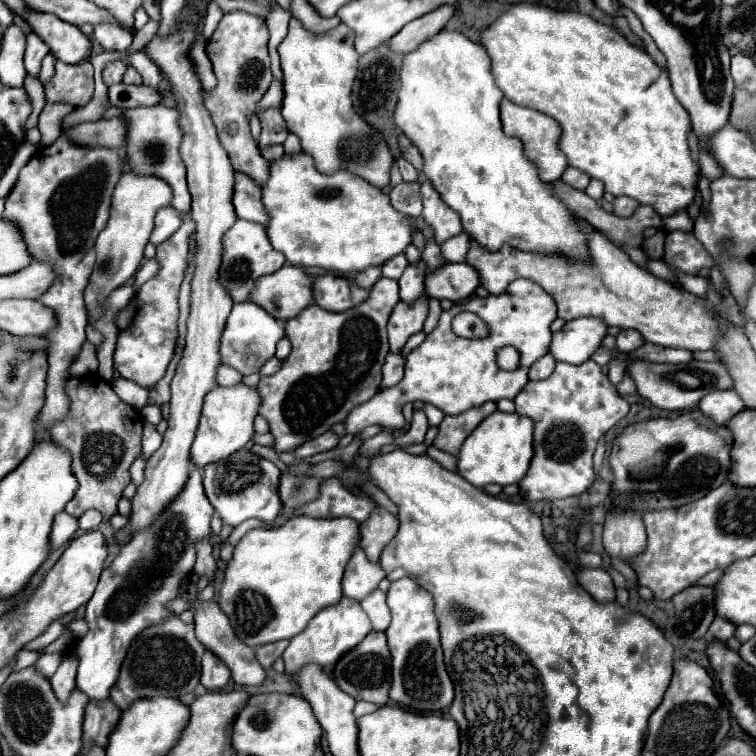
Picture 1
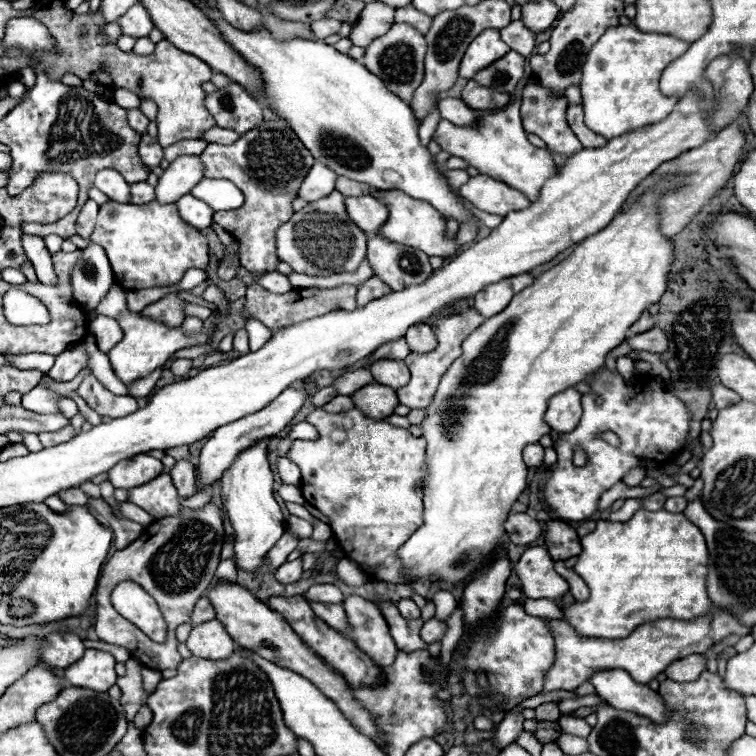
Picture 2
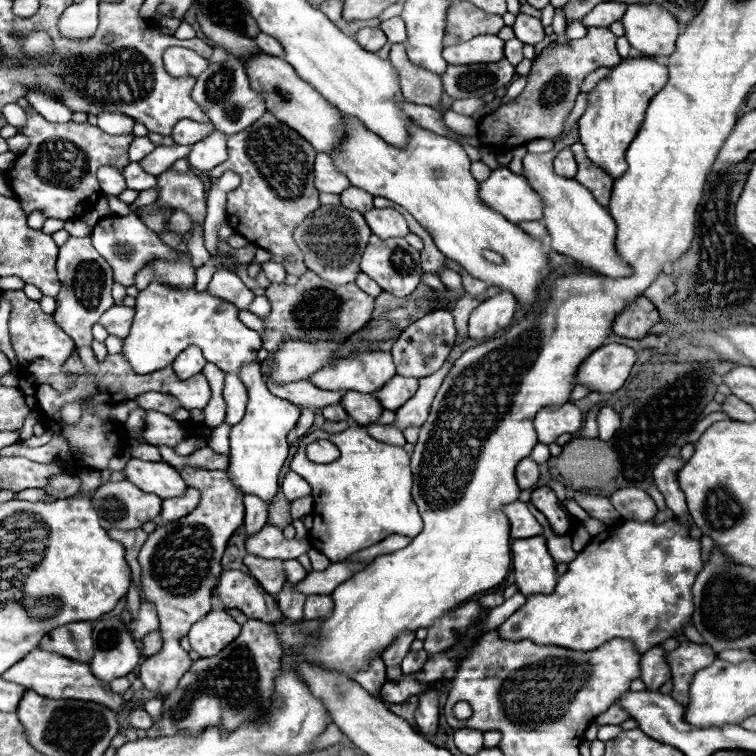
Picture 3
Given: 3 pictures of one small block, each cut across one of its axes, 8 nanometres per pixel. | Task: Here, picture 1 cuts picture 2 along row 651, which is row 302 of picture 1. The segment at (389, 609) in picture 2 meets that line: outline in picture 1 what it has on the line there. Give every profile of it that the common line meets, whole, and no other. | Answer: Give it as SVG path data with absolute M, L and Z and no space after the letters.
M424 262L416 264L416 266L408 266L404 270L404 274L398 280L400 286L400 300L404 304L414 304L420 298L428 298L426 290L424 290L424 278L426 278L426 270L424 270Z

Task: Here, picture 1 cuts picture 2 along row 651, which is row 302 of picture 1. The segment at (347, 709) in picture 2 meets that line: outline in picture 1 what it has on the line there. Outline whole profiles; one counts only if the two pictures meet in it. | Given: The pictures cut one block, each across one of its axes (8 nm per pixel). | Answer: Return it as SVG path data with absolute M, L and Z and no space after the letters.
M282 266L278 272L260 276L250 302L260 304L270 316L286 322L312 304L312 276L298 266Z

